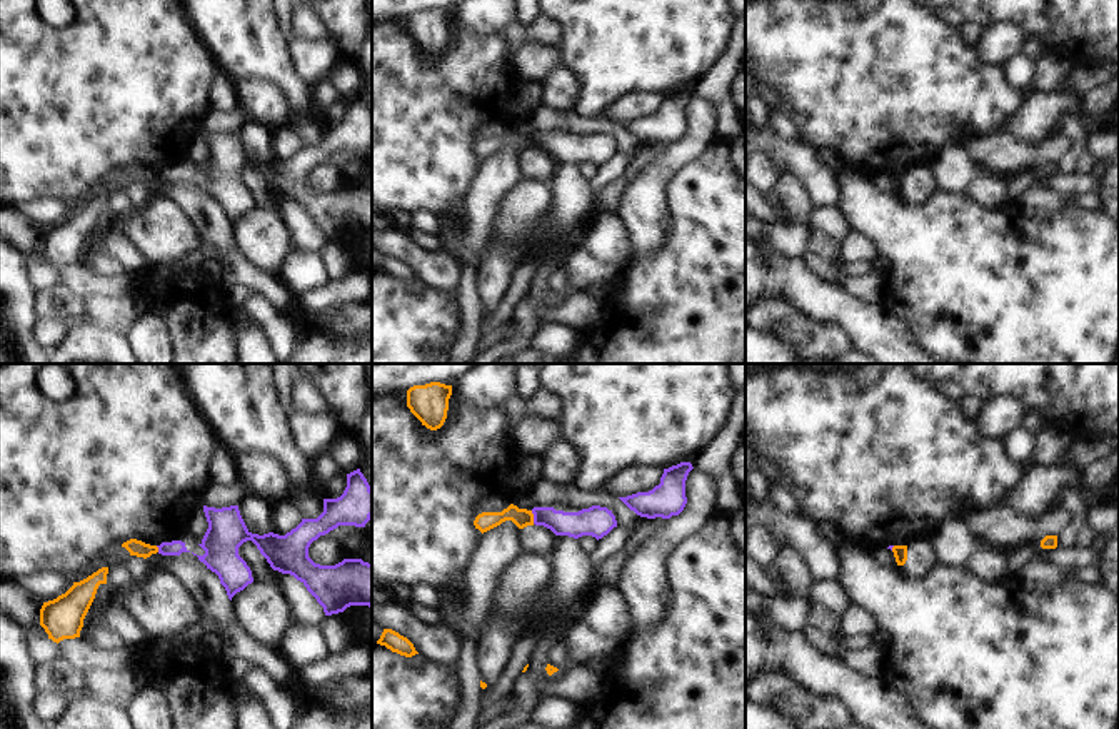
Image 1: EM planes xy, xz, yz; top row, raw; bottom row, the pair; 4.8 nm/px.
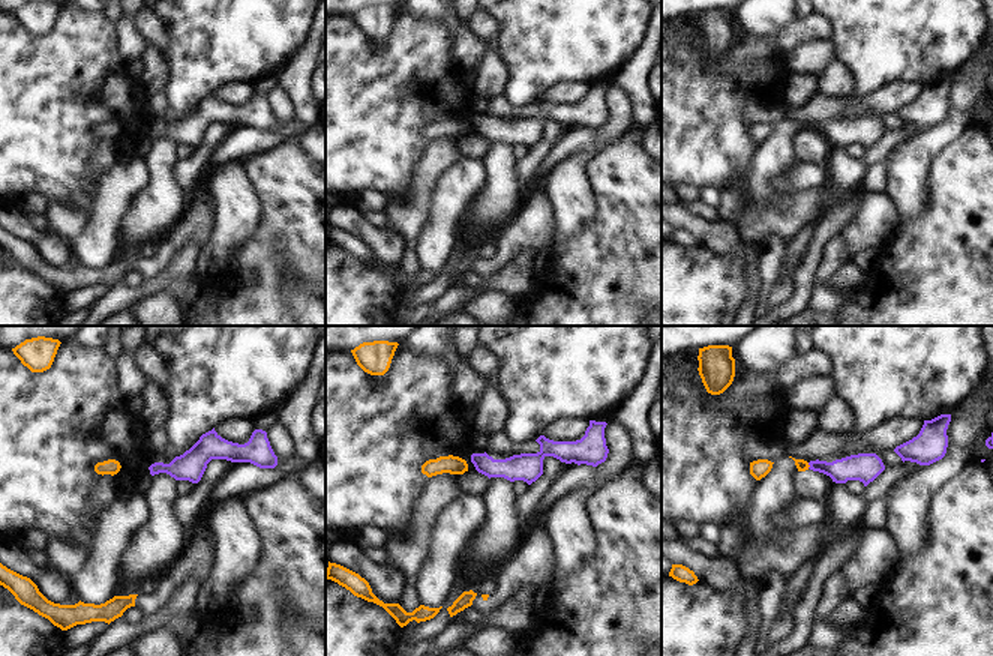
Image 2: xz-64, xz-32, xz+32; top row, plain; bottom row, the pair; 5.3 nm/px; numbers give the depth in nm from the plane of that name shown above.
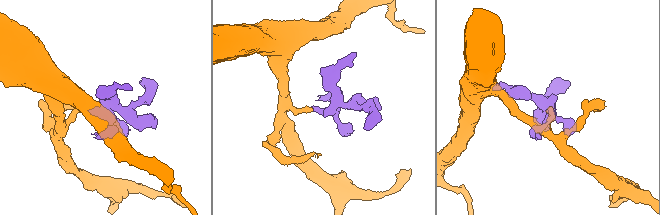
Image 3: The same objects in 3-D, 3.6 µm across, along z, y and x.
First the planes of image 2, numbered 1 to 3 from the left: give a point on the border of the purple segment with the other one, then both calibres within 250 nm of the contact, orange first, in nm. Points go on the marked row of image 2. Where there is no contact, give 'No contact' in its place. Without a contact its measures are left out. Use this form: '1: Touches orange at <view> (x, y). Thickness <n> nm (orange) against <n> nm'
1: No contact
2: No contact
3: Touches orange at xz+32 (809, 466). Thickness 60 nm (orange) against 140 nm.

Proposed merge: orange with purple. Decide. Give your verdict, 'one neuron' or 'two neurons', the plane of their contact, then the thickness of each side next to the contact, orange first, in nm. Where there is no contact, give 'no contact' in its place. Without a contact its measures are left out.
two neurons | xz | 90/130 nm

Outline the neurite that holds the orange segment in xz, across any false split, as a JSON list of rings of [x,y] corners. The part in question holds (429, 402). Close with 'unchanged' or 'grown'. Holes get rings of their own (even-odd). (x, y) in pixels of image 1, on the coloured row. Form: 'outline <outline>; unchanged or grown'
outline [[[430,382],[407,390],[407,407],[430,430],[444,425],[449,410],[452,385]]]; unchanged

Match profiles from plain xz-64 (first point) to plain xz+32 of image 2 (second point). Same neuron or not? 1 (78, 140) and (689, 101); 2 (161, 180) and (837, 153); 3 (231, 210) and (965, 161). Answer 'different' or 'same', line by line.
1: same
2: same
3: different

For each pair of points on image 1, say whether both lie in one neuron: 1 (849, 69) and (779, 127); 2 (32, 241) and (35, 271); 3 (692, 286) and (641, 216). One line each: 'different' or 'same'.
1: different
2: same
3: different

